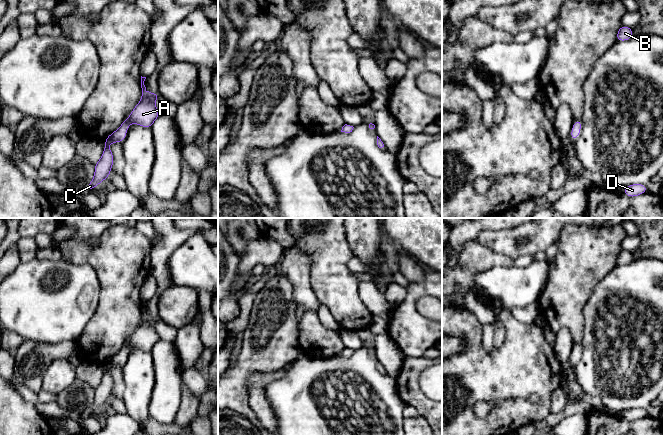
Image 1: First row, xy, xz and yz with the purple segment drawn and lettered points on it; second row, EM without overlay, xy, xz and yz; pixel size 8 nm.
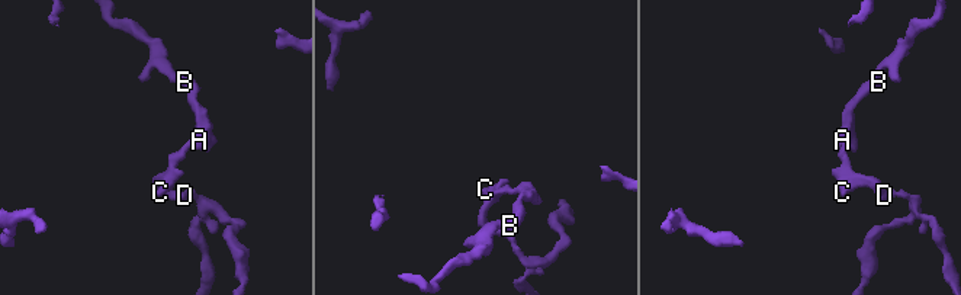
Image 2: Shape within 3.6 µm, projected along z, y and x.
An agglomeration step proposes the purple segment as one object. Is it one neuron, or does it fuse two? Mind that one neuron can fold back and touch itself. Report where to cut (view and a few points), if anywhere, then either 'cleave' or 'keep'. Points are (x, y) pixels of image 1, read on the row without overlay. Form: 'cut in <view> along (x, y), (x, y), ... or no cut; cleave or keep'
no cut; keep

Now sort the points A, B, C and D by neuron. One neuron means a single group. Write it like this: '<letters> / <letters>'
A B C D

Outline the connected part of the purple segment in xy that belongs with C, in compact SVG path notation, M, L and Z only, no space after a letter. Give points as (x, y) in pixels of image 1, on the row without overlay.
M141 300L142 323L130 337L128 343L124 343L122 349L106 363L104 363L104 375L101 383L94 389L95 397L93 404L86 410L88 416L100 408L104 403L110 400L110 395L114 386L113 378L108 371L109 367L122 366L126 361L129 348L141 349L145 352L151 352L153 346L160 340L155 330L155 324L160 321L158 317L148 317L144 309L146 301Z

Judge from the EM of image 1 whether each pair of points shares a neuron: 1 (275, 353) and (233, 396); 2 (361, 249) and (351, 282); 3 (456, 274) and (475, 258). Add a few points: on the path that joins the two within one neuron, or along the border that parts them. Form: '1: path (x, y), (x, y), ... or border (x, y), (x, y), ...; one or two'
1: path (261, 355), (234, 382); one
2: border (345, 233), (354, 255); two
3: path (461, 272), (470, 263); one

